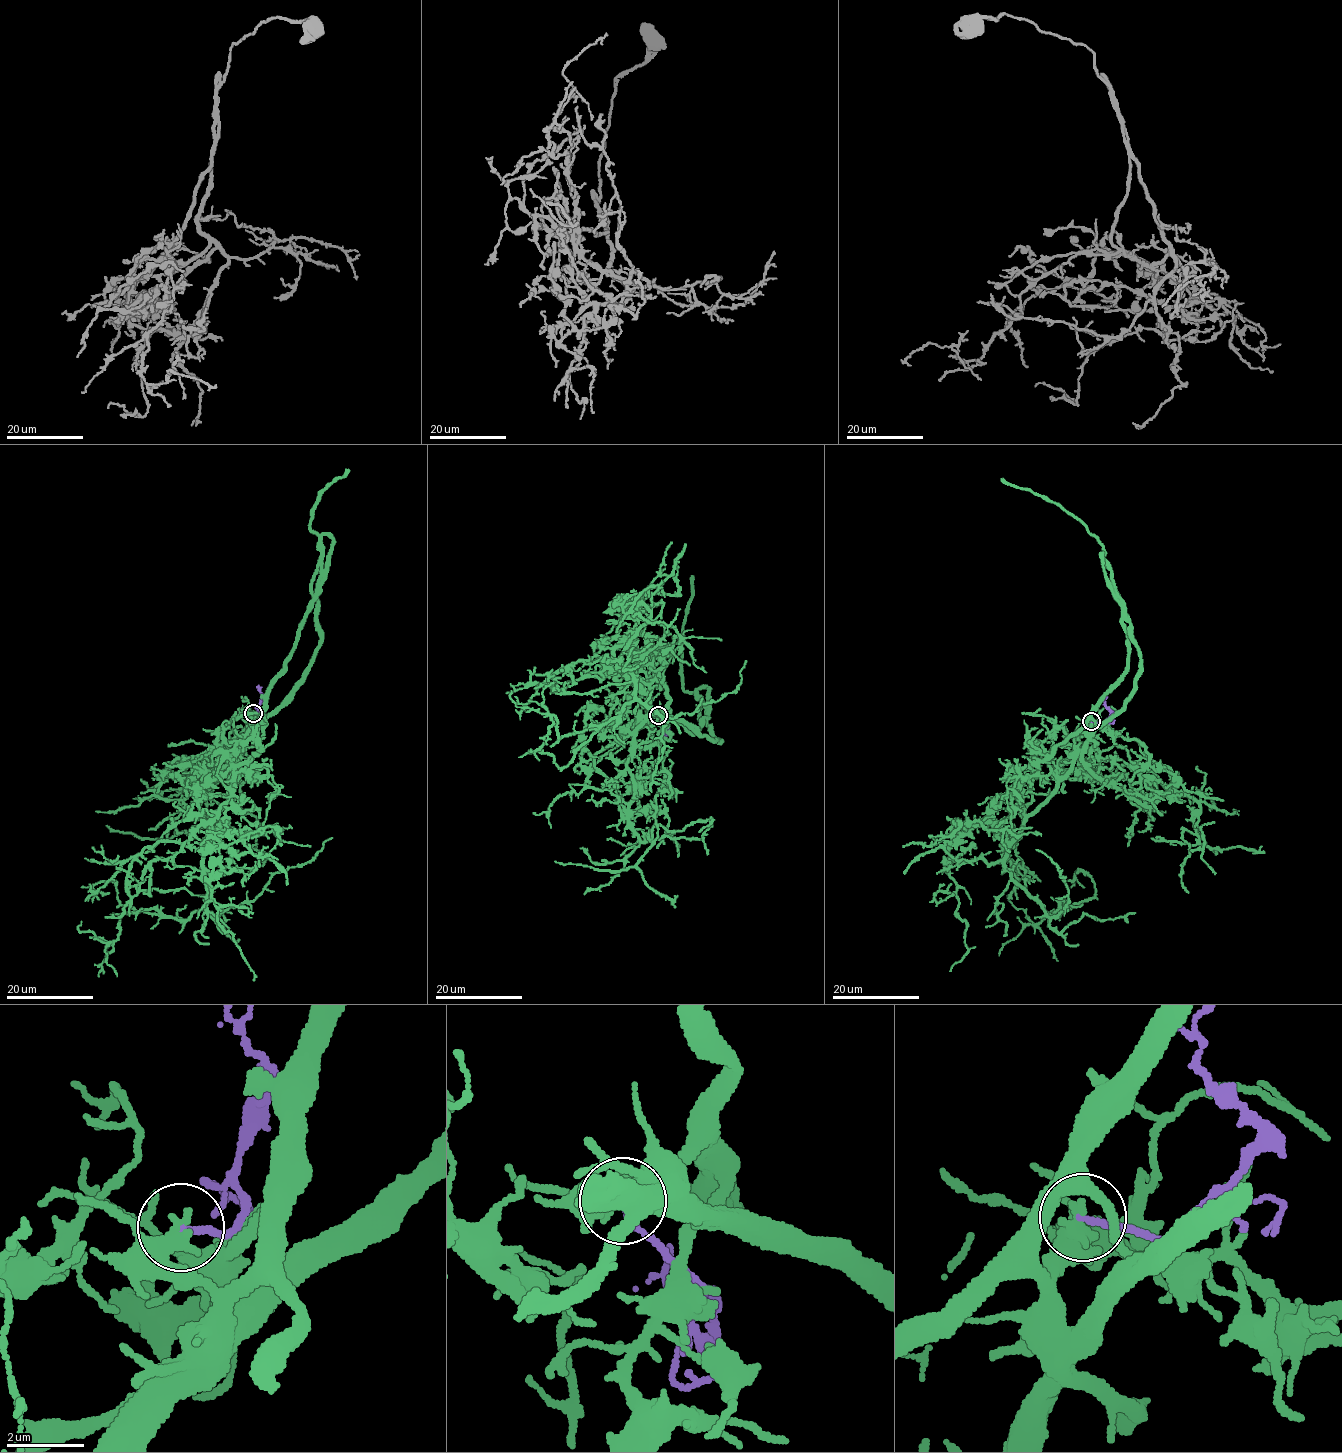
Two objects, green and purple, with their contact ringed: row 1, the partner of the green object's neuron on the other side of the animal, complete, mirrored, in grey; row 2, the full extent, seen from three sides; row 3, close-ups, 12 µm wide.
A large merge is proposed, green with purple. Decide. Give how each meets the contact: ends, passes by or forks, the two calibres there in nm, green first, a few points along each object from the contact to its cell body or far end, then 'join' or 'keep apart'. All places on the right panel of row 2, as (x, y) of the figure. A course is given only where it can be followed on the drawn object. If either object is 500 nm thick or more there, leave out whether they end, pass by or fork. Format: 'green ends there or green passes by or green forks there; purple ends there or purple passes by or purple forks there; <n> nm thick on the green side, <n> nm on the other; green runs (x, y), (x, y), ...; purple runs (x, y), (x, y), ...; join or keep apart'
green ends there; purple ends there; 480 nm thick on the green side, 170 nm on the other; green runs (1092, 722), (1072, 771), (1027, 818), (1005, 860), (1048, 914), (1063, 906), (1034, 924), (1007, 897); purple runs (1092, 722), (1101, 723), (1111, 713), (1104, 704), (1107, 696); keep apart

